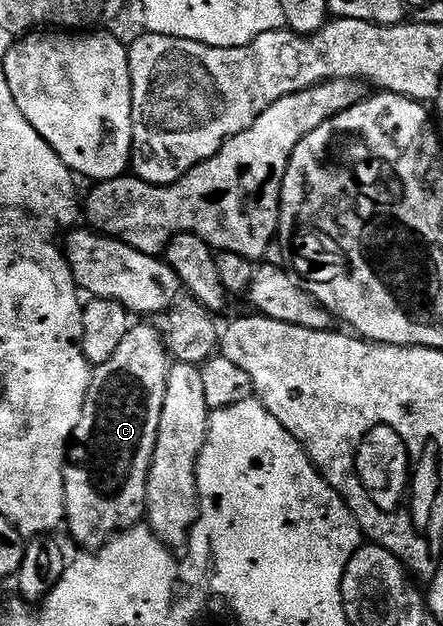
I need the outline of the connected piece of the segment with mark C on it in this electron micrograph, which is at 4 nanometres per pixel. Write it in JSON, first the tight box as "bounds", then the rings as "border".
{"bounds":[64,325,171,548],"border":[[[130,325],[127,336],[123,336],[111,360],[93,370],[93,379],[81,409],[81,419],[73,429],[64,466],[64,525],[69,526],[70,536],[81,548],[100,547],[114,534],[140,523],[146,517],[145,488],[155,450],[159,416],[165,399],[165,381],[171,365],[164,341],[154,327],[153,330],[149,326]]]}

